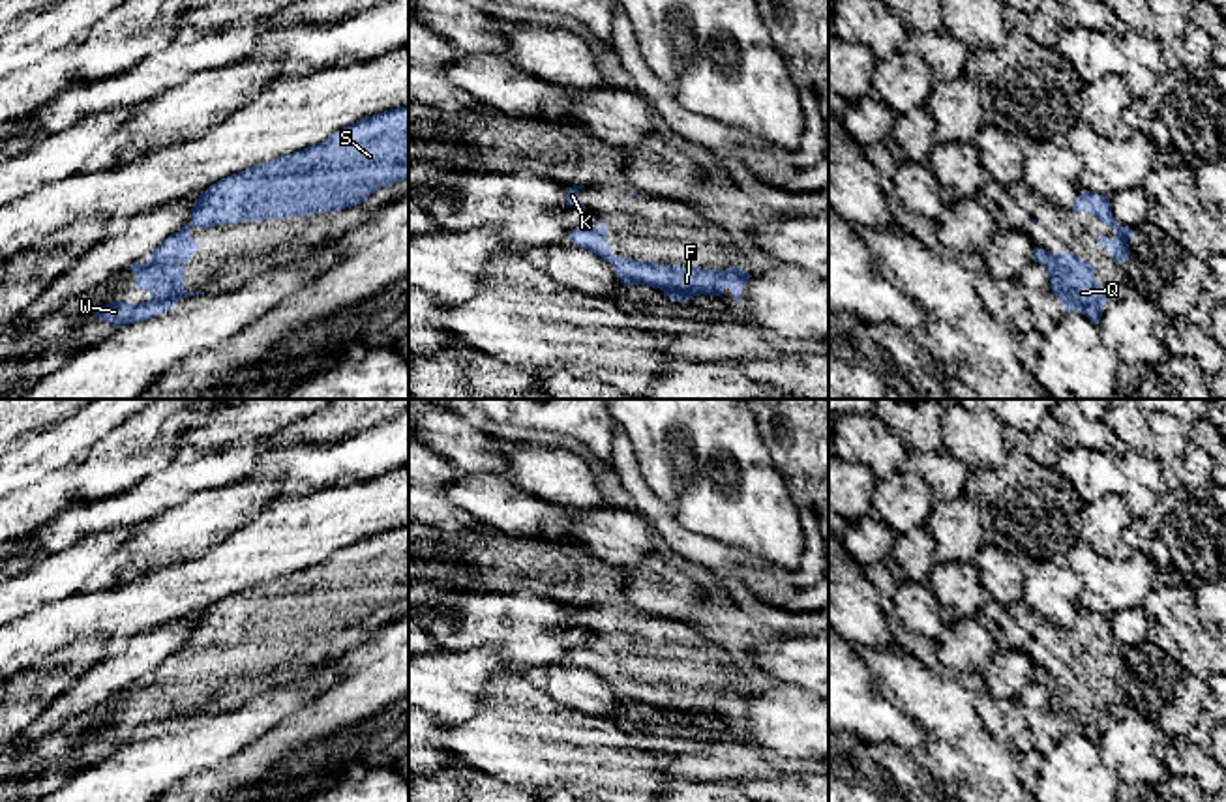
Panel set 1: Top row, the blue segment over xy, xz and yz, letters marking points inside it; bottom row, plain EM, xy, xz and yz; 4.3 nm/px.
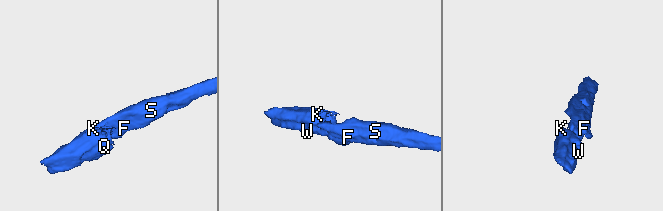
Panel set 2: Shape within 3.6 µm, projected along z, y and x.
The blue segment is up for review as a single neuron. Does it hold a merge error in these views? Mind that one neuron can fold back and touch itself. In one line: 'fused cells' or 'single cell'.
single cell

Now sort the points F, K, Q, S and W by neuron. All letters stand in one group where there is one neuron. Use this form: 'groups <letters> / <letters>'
groups F K Q S W

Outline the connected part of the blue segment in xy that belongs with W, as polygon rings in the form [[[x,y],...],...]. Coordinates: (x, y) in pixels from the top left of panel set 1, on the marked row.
[[[409,105],[367,116],[322,142],[227,176],[199,195],[186,227],[154,249],[144,264],[127,268],[150,300],[109,302],[94,317],[120,328],[157,317],[182,298],[204,294],[184,289],[186,264],[199,249],[189,236],[193,227],[337,212],[405,178]]]

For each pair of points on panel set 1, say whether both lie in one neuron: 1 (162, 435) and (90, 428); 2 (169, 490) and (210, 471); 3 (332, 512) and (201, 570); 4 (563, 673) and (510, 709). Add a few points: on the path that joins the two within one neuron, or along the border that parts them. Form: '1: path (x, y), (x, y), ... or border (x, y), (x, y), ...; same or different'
1: border (130, 418), (117, 424), (79, 458); different
2: path (179, 480), (186, 475), (201, 473); same
3: path (300, 529), (233, 564); same
4: border (537, 681), (553, 699), (580, 711); different

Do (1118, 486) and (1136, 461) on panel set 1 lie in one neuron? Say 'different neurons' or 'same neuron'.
different neurons

